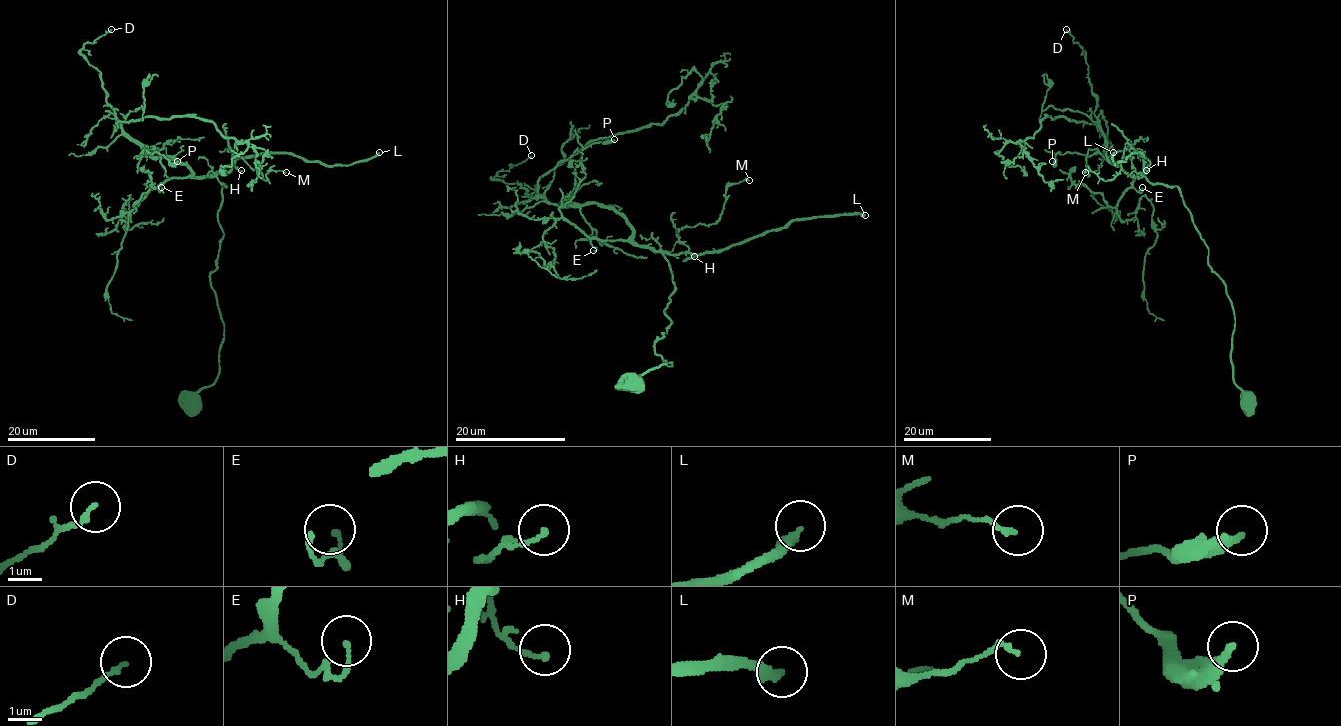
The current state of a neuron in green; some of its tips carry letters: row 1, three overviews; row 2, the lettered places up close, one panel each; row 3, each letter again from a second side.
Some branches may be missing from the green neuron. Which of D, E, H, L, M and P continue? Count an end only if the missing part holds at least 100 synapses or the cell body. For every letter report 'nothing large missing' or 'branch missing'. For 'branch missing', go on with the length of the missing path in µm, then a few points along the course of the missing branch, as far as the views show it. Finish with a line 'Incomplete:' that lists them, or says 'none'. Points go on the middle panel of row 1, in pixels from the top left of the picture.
D: nothing large missing
E: nothing large missing
H: nothing large missing
L: branch missing; missing 120 µm
M: nothing large missing
P: nothing large missing
Incomplete: L

